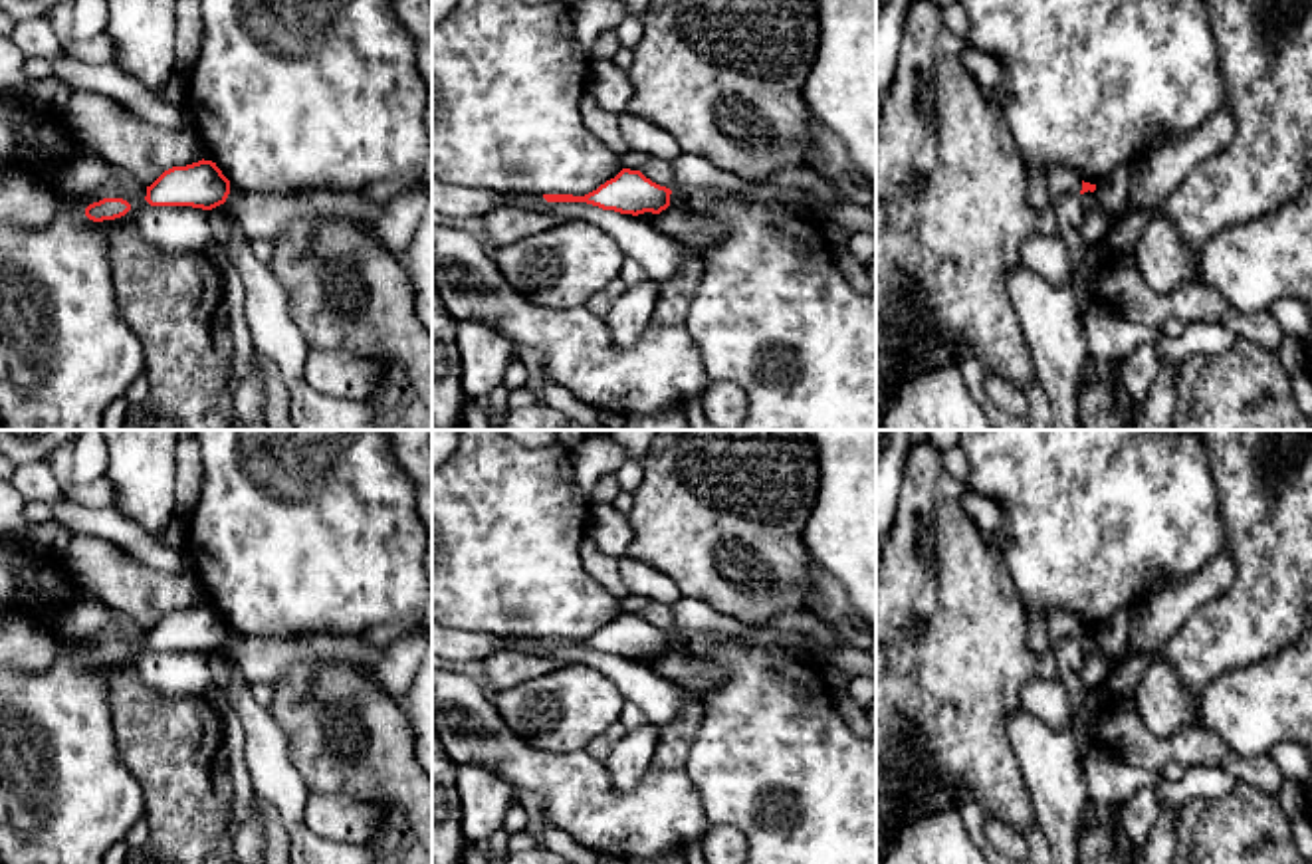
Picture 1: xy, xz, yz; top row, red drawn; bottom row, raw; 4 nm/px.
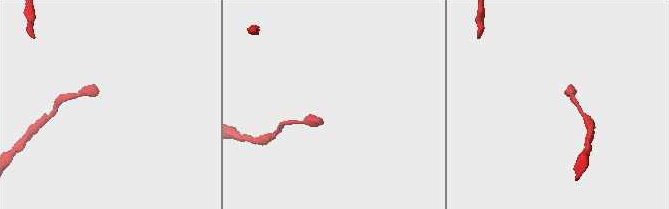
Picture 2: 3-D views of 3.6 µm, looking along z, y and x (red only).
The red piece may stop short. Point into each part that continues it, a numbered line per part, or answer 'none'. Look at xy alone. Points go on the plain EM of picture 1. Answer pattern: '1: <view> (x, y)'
none

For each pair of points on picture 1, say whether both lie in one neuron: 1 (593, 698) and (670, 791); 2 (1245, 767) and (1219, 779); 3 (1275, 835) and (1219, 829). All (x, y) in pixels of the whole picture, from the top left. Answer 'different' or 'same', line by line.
1: different
2: different
3: same

